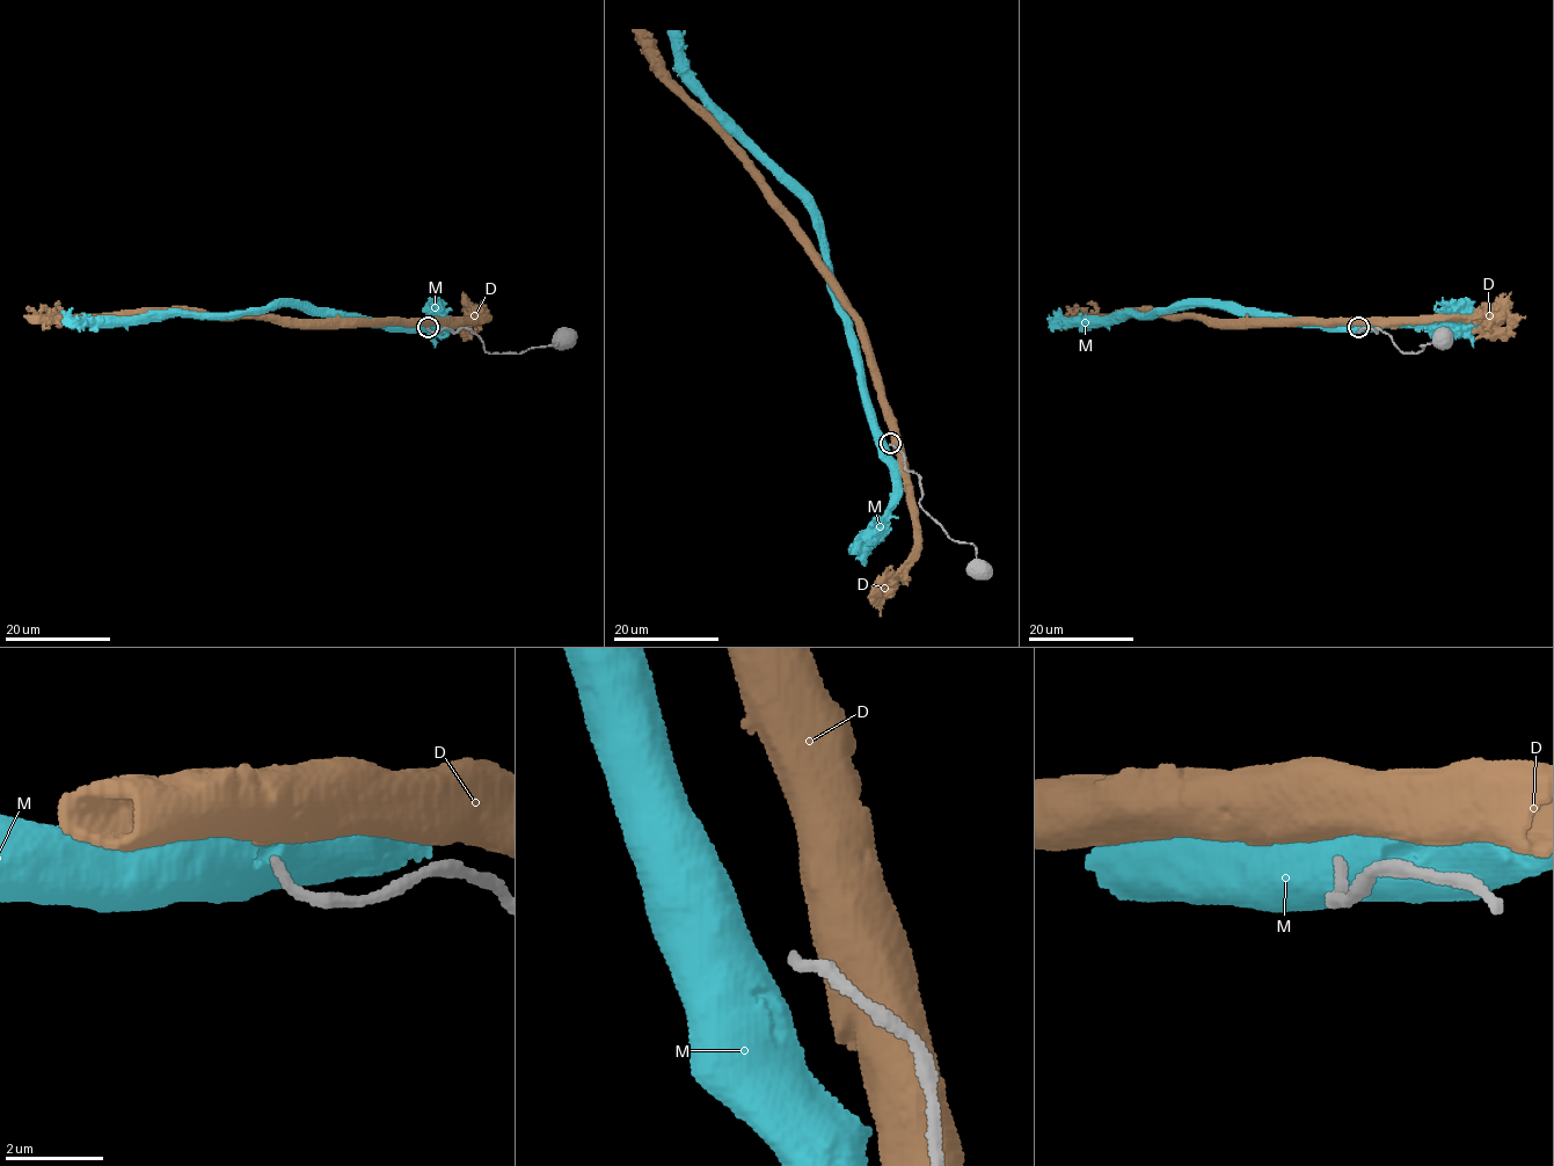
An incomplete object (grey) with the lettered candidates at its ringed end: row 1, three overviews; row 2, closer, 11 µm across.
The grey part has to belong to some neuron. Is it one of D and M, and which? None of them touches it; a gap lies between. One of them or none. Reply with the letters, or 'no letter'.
no letter

